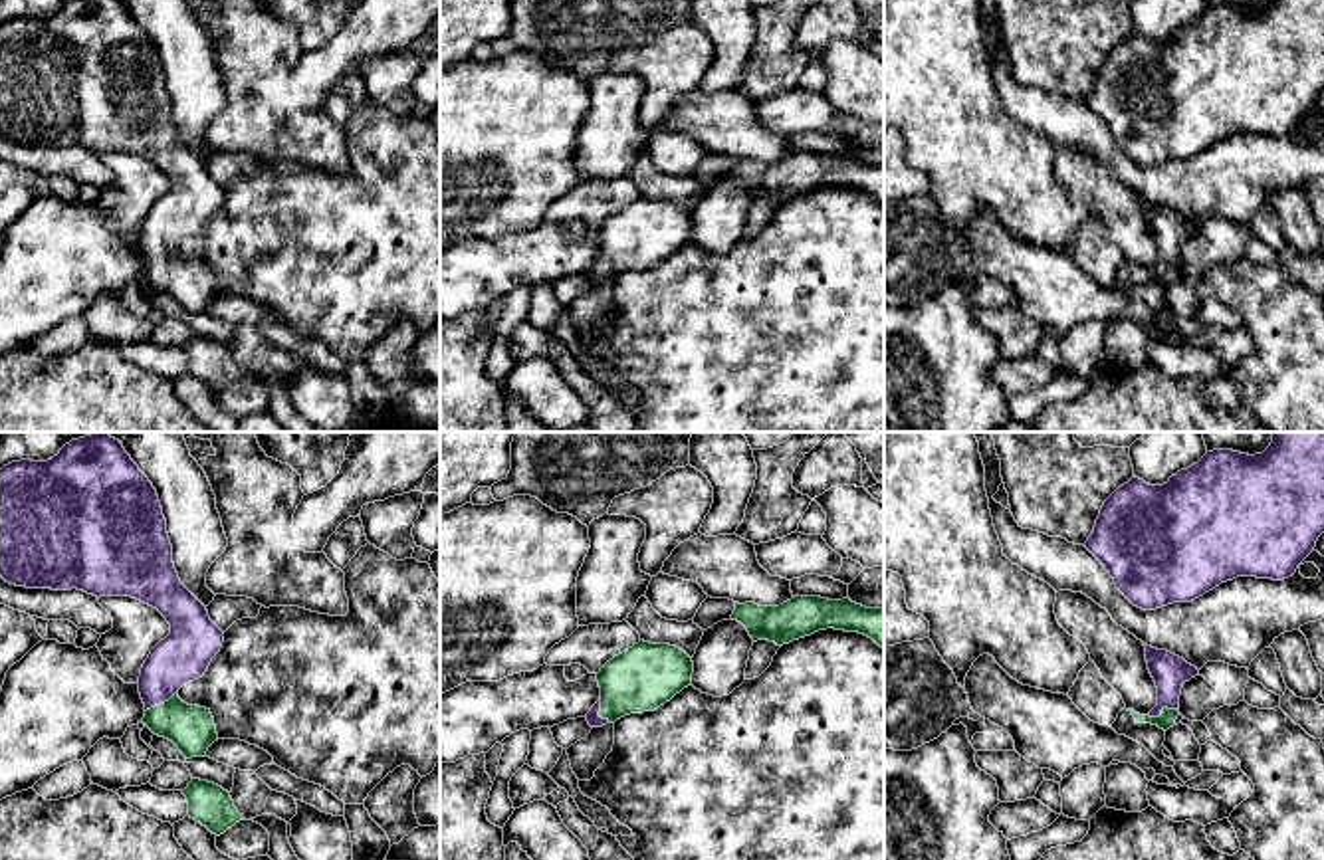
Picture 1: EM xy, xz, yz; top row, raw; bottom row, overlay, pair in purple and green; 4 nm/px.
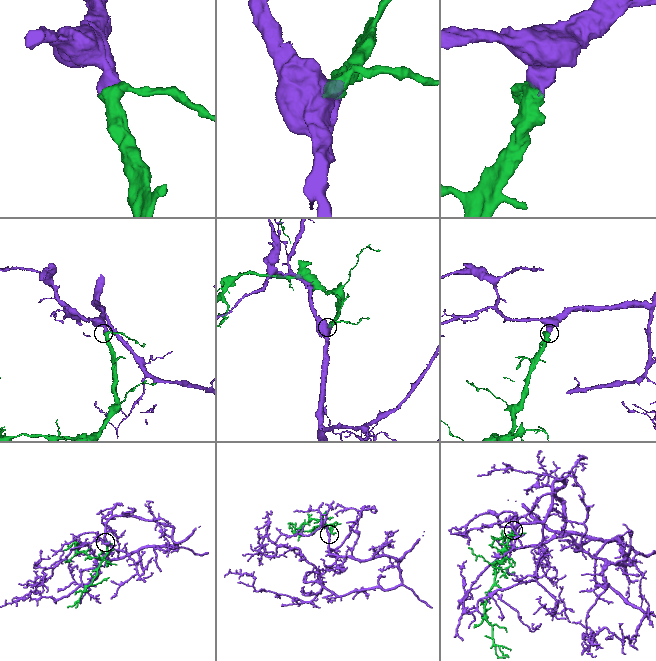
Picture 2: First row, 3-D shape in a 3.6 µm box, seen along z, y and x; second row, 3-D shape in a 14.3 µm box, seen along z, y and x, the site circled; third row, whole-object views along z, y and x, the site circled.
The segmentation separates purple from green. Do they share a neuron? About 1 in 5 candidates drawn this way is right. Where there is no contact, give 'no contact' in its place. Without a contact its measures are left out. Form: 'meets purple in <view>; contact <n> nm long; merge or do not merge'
meets purple in yz; contact 140 nm long; merge

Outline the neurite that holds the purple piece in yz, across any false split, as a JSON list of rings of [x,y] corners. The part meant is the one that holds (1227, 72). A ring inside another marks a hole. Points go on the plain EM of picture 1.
[[[1270,0],[1263,10],[1207,8],[1163,42],[1132,34],[1102,61],[1084,103],[1138,164],[1191,159],[1237,133],[1282,137],[1324,89],[1324,0]]]

